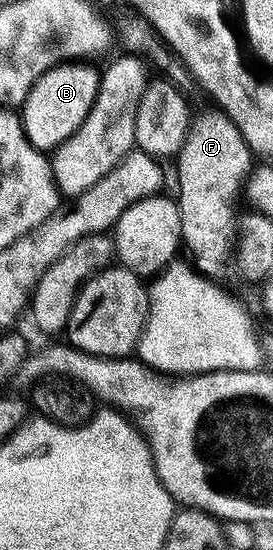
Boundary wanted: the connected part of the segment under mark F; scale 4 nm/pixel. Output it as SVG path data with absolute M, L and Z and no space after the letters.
M212 111L192 119L188 138L175 165L184 247L193 251L196 267L202 273L210 278L221 278L219 276L229 268L229 259L235 256L235 245L239 240L237 199L242 199L246 181L255 168L255 155L236 124L222 111Z

